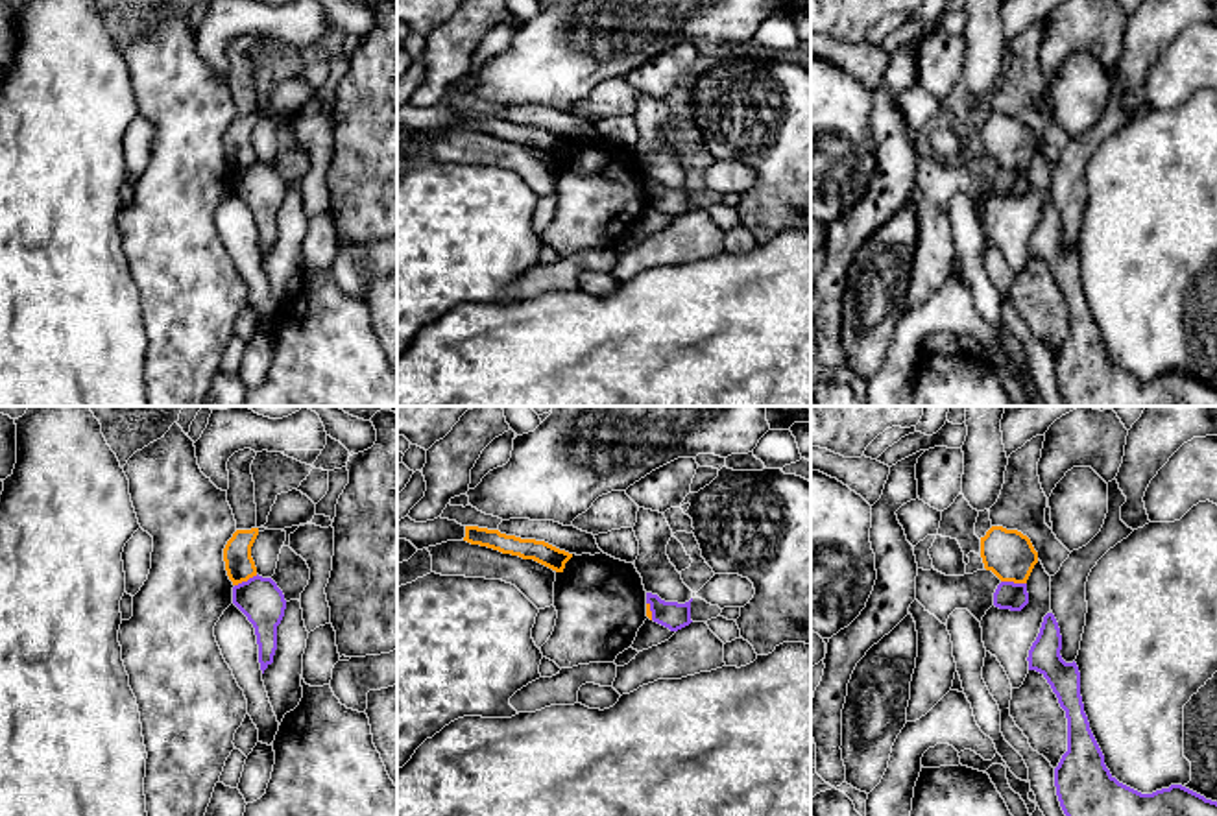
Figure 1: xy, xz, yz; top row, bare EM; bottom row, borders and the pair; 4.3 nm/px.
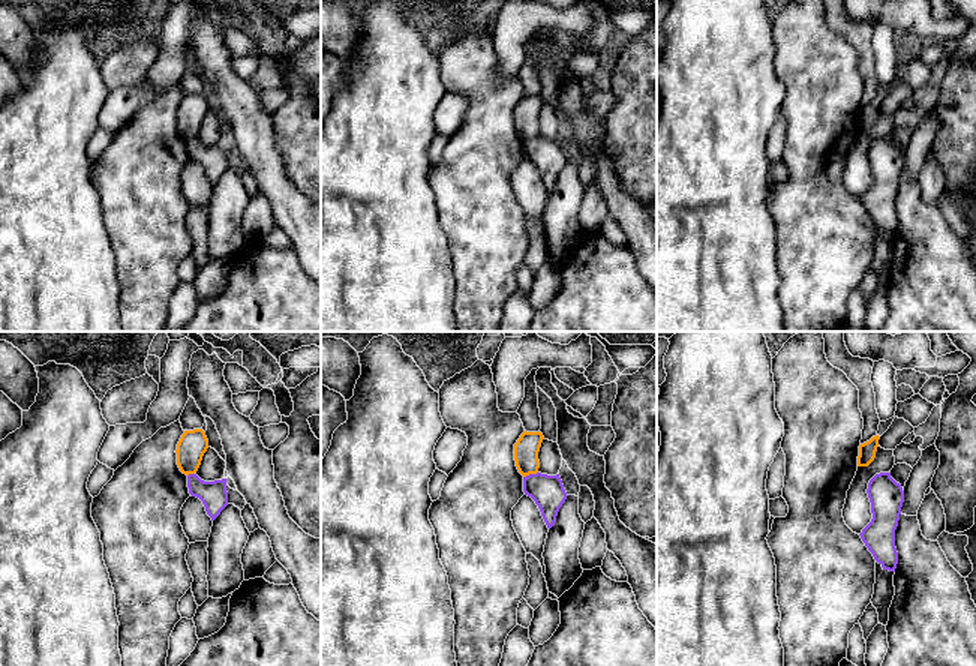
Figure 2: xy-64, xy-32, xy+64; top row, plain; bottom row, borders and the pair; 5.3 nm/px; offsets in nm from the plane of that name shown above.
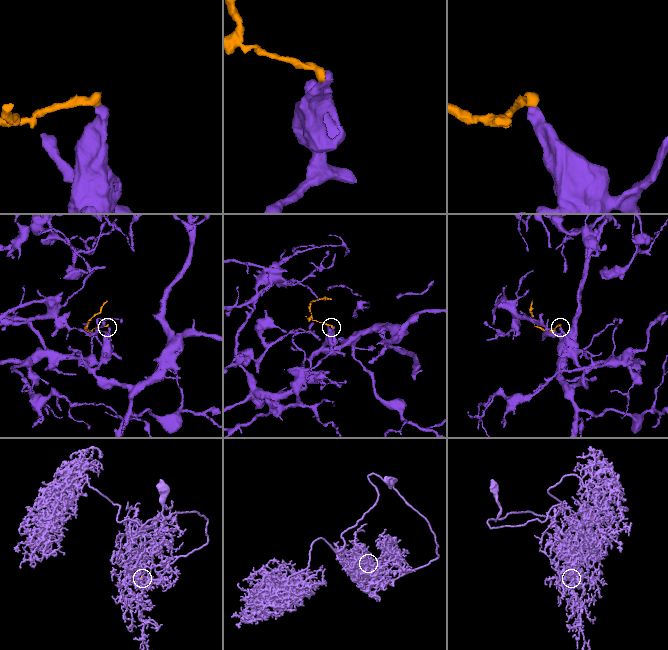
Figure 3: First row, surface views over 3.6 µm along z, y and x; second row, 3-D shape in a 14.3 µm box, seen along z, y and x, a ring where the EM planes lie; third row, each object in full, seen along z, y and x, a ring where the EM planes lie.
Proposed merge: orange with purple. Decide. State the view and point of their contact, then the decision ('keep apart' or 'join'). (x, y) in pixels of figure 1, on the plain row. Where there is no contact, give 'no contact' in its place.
meets orange in yz at (1014, 168); keep apart

